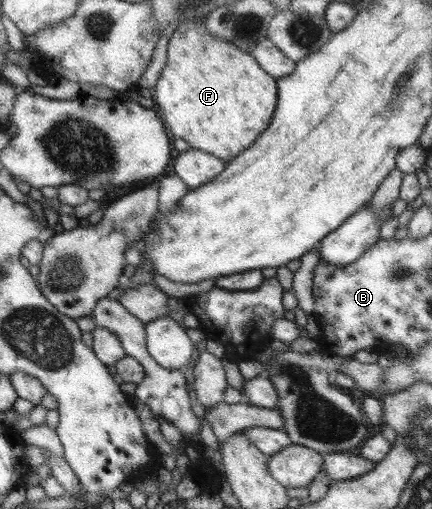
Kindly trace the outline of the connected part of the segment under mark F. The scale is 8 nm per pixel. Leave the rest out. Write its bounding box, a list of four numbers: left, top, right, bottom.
[153,20,278,163]

